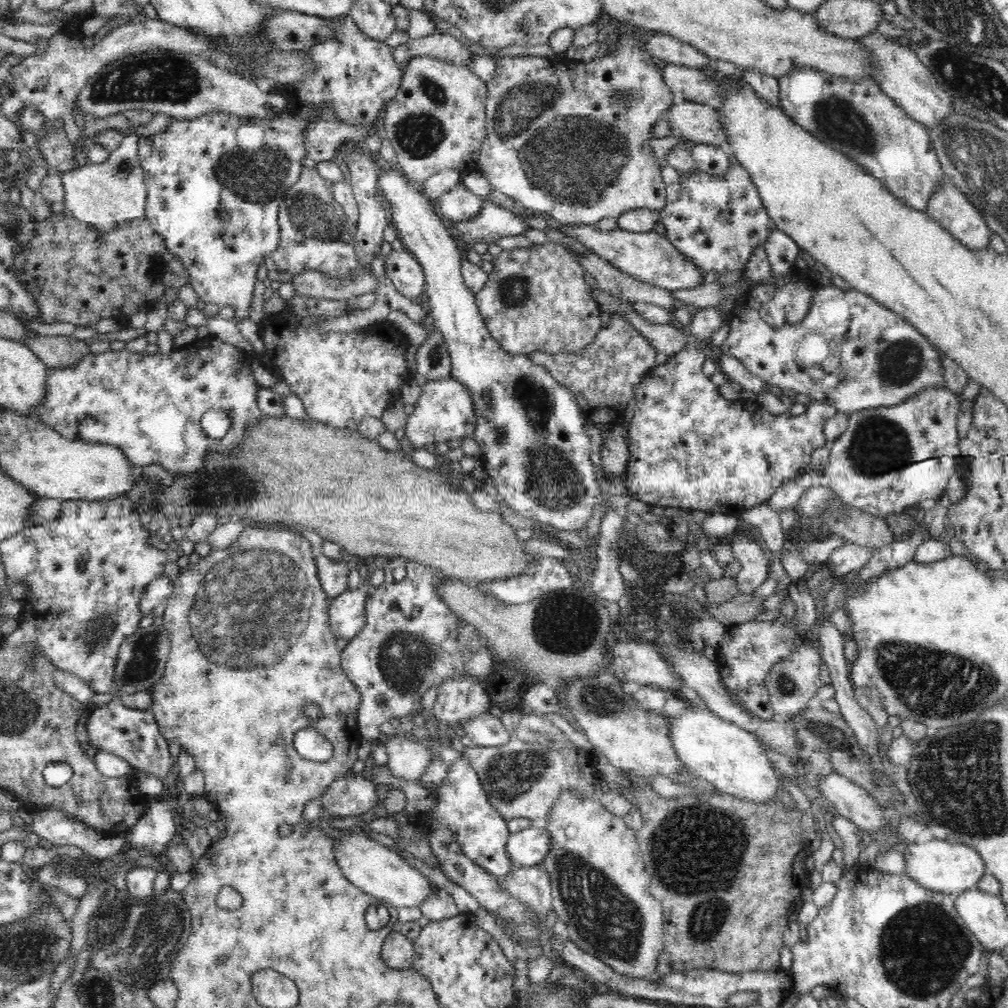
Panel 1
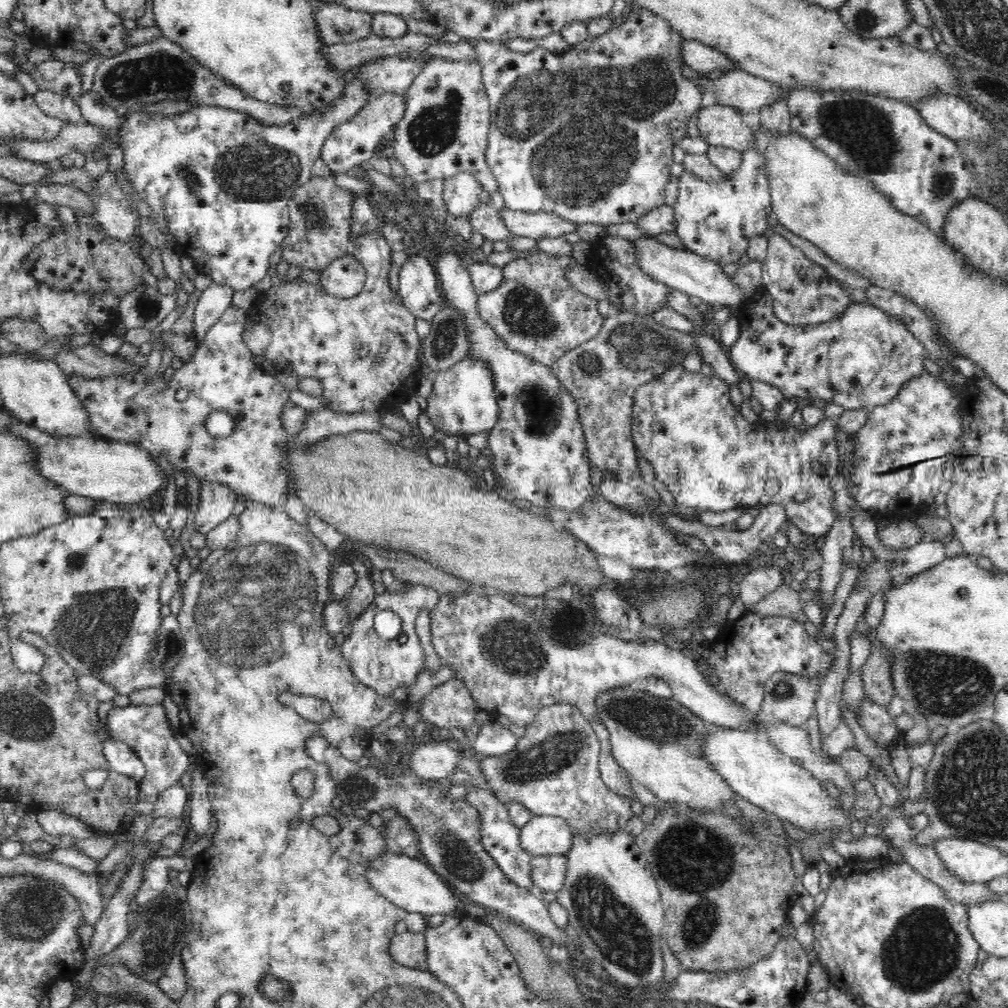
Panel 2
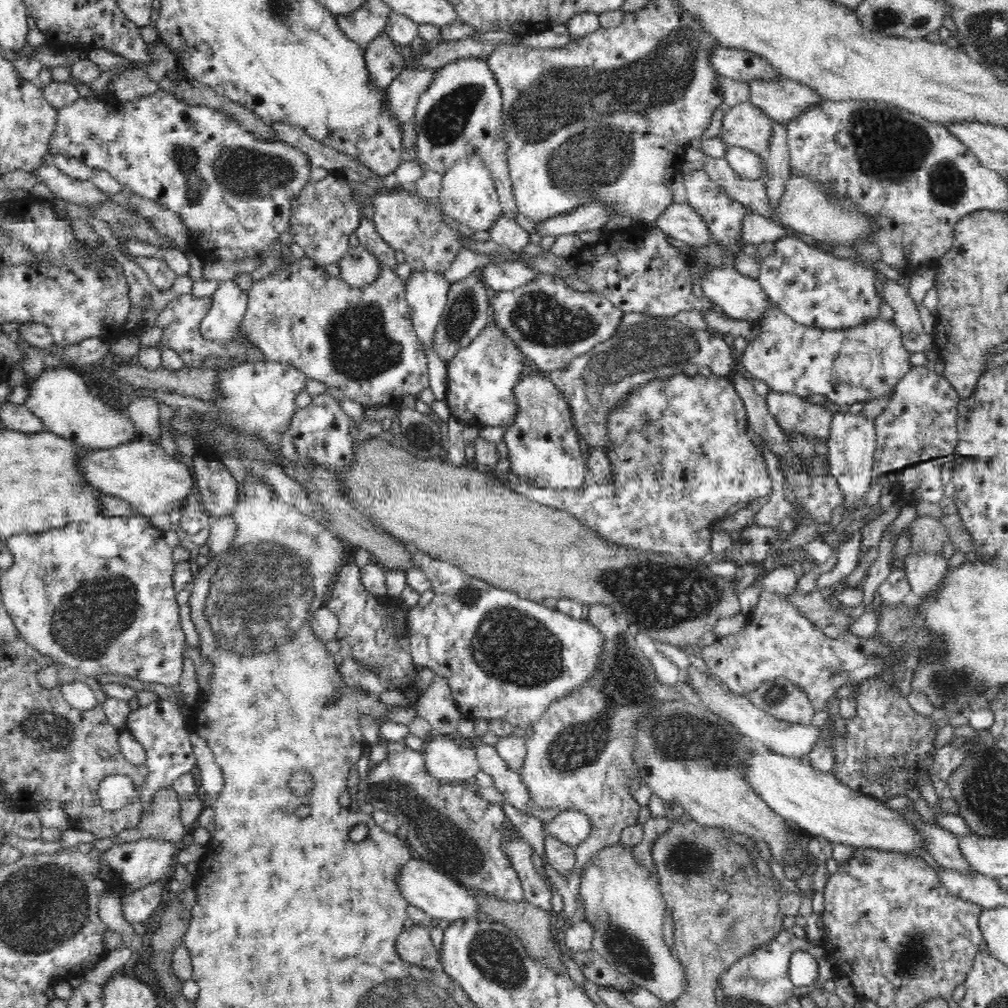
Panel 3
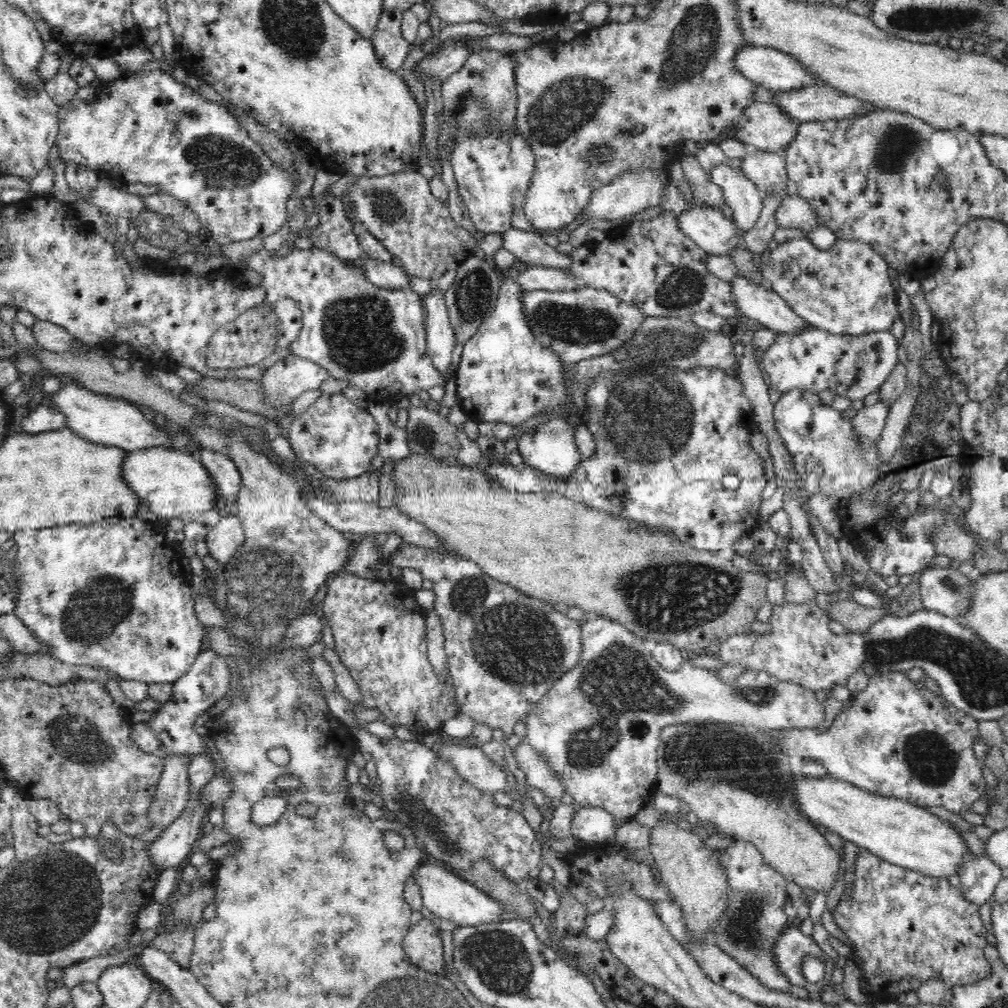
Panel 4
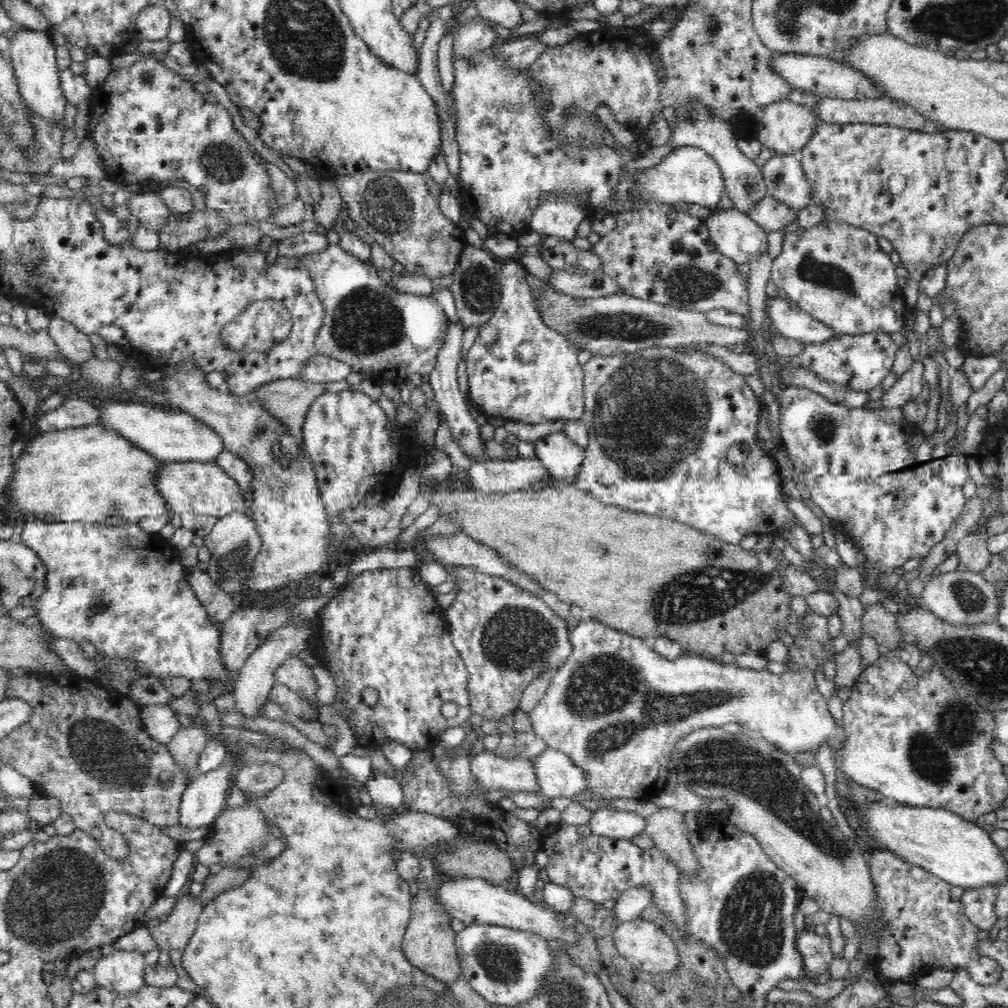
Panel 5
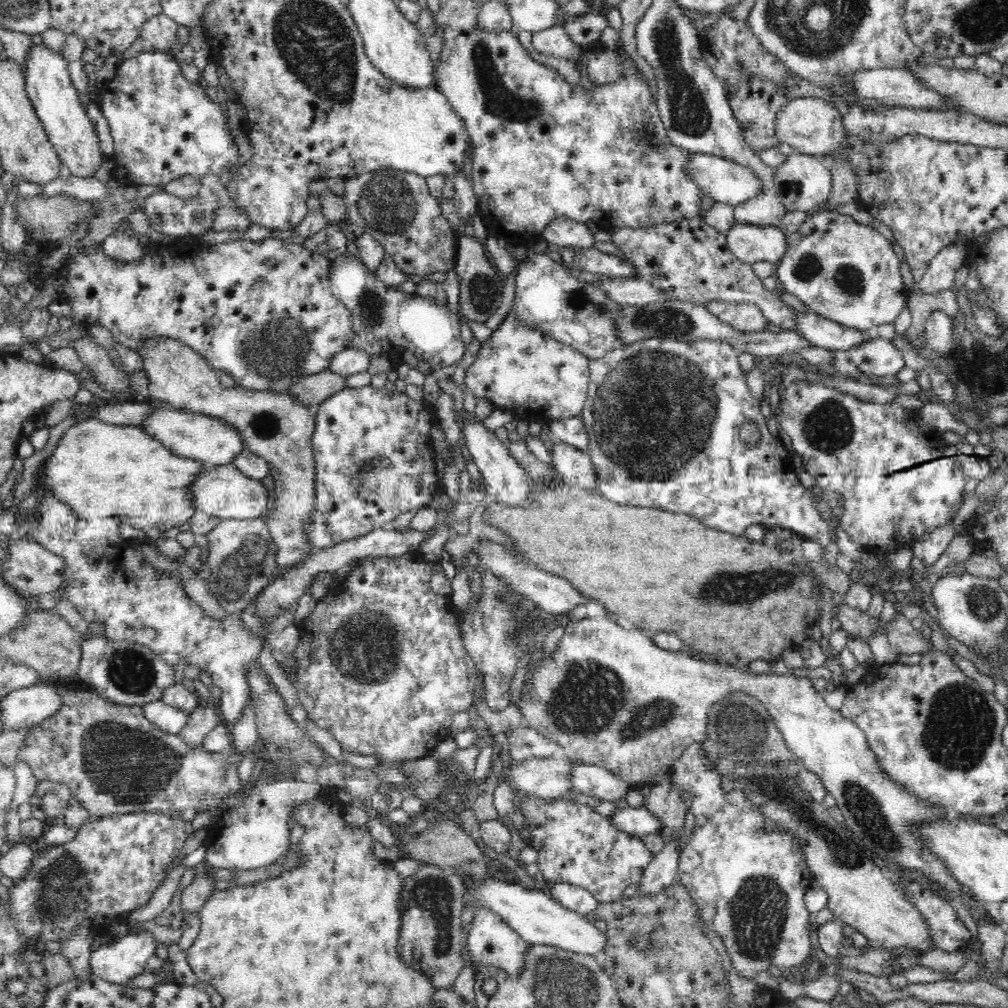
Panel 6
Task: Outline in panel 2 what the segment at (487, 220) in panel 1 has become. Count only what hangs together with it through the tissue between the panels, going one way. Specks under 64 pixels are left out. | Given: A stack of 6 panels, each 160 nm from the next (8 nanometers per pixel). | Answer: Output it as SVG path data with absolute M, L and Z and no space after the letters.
M502 206L499 211L504 225L513 237L558 238L574 233L575 225L546 212L521 212Z

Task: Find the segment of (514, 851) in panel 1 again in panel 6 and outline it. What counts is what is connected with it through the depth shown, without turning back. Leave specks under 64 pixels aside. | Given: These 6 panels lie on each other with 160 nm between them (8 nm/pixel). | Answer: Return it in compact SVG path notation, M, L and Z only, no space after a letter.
M621 804L608 817L616 829L630 836L641 838L652 832L660 832L660 821L654 818L646 806L635 808Z

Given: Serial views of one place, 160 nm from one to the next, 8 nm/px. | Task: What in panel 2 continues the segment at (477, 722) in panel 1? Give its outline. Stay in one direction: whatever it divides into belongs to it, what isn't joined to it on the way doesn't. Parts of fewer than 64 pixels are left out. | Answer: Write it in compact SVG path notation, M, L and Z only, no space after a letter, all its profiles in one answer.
M491 721L480 727L478 734L472 737L472 747L478 752L486 756L500 756L504 752L510 752L516 746L519 738L505 726L500 724L500 721Z

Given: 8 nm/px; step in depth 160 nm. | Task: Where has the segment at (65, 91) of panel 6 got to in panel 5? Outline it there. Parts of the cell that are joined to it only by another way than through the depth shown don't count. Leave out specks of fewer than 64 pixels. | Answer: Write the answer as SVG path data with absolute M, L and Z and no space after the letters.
M17 24L16 30L9 40L10 63L14 67L19 92L30 112L40 115L48 121L62 121L67 101L60 89L60 71L56 65L55 44L51 41L48 31L30 30Z

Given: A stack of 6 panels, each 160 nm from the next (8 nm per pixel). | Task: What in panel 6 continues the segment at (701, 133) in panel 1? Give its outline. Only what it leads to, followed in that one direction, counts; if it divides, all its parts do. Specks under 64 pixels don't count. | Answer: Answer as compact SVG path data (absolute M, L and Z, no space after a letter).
M825 98L792 99L781 107L781 112L775 120L774 137L784 144L794 148L799 154L812 157L828 155L838 151L843 146L844 134L841 108L834 108Z

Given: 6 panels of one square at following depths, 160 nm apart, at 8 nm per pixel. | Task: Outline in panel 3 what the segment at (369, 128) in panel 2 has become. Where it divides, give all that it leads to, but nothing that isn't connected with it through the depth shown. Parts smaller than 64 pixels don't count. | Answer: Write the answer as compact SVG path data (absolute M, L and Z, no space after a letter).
M406 69L388 86L383 100L397 122L406 124L413 120L420 96L430 86L434 72L436 69Z

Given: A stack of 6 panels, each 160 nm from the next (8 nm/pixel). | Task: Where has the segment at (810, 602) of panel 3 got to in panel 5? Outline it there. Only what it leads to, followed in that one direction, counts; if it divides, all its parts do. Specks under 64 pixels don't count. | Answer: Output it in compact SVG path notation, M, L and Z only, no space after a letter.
M880 603L865 605L861 628L866 635L875 639L878 646L885 649L894 650L903 640L897 628L896 615L890 614Z

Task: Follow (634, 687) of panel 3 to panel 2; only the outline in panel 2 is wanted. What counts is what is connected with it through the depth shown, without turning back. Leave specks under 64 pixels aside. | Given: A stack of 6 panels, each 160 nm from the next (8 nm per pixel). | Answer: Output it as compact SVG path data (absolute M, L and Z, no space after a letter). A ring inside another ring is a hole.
M611 583L602 584L592 595L599 620L604 625L622 626L625 620L624 598ZM573 705L543 707L516 746L500 756L478 753L472 747L472 737L462 730L454 730L451 735L461 744L464 754L479 763L490 792L503 805L520 803L533 816L560 817L574 833L588 832L592 826L604 832L625 830L626 822L633 816L627 799L604 785L598 769L600 740L592 724Z

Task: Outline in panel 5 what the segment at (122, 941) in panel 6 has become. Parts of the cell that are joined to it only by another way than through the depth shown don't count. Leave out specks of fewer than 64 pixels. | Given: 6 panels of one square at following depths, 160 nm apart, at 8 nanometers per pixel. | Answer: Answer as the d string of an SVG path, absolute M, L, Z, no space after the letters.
M106 951L95 964L95 981L98 987L127 997L145 985L147 965L140 951Z

